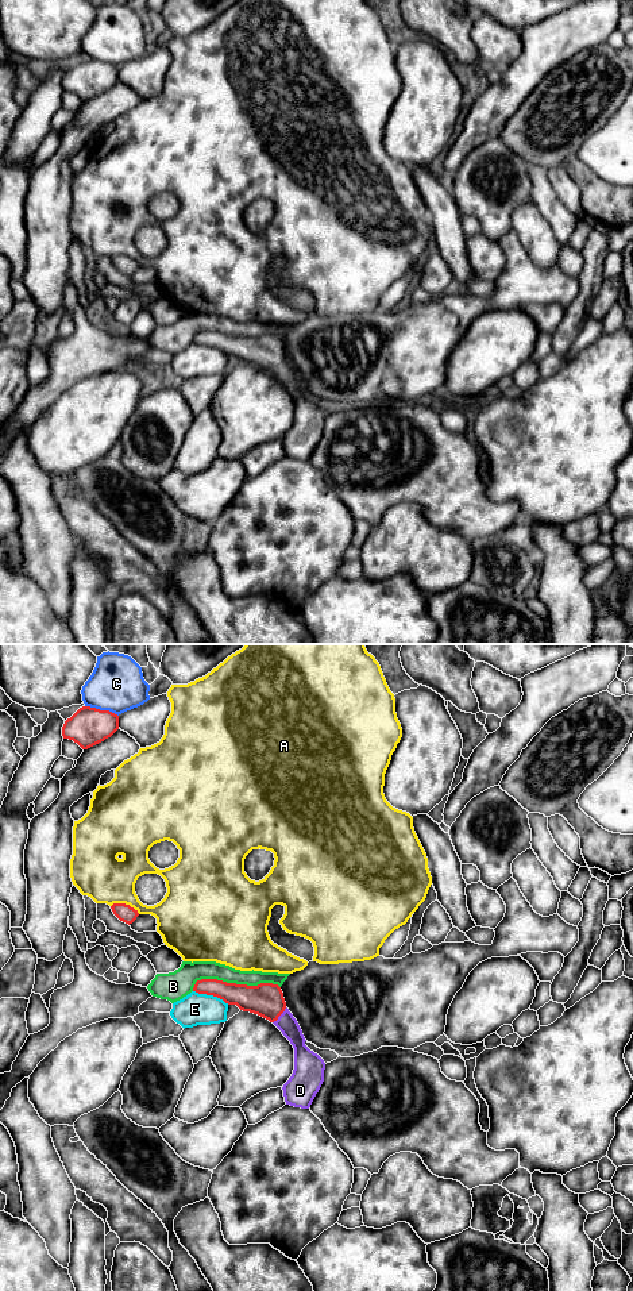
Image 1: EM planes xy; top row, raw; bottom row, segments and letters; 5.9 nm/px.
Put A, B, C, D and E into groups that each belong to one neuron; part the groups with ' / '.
A / B / C / D / E

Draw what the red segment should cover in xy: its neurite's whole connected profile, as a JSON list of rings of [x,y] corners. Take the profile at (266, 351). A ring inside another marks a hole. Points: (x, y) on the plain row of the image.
[[[217,331],[197,332],[193,343],[213,347],[243,363],[258,366],[273,374],[294,400],[294,421],[283,436],[286,456],[309,460],[324,433],[324,412],[305,397],[302,382],[286,359],[278,336],[258,338],[227,335]]]

